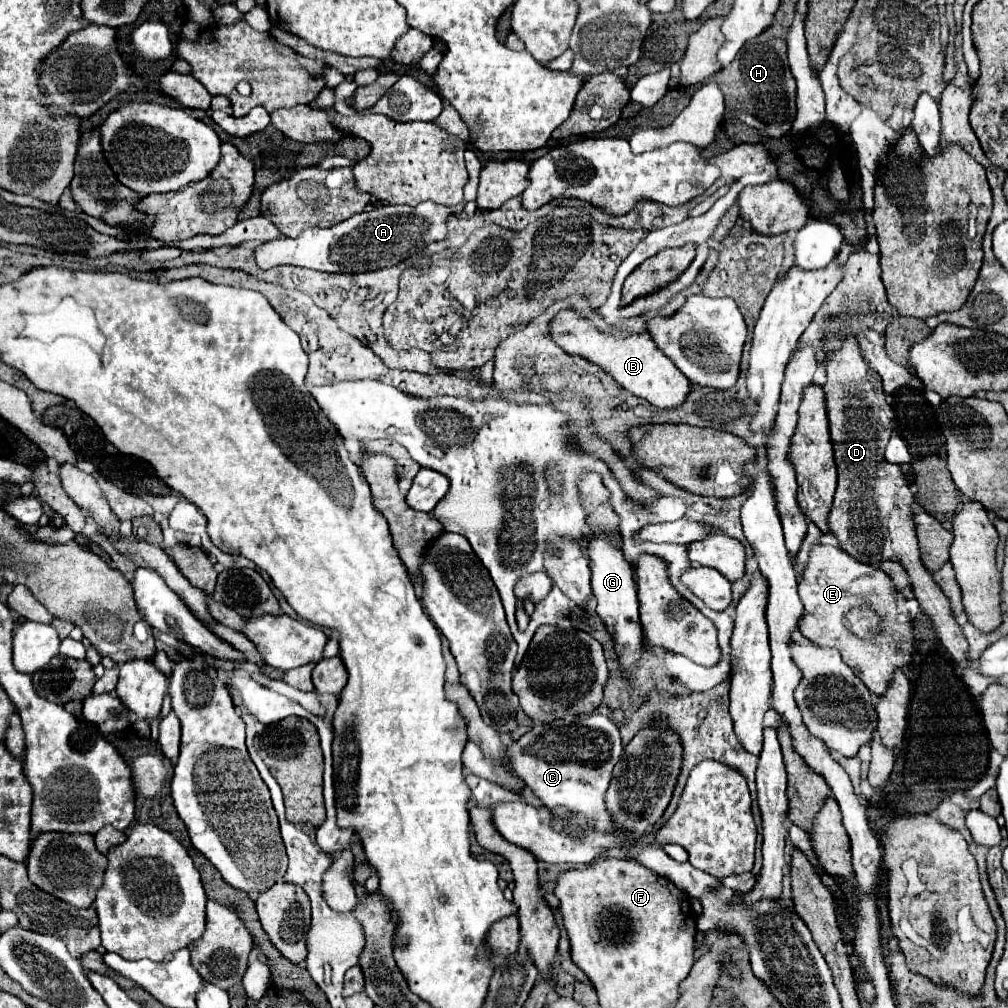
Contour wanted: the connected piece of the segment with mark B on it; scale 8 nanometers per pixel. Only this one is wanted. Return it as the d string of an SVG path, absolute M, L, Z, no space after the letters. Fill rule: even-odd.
M566 308L560 310L548 324L548 332L554 344L558 344L566 354L580 356L604 372L608 372L624 390L632 392L638 398L648 400L660 408L672 408L682 404L686 392L690 392L690 382L678 368L672 364L668 356L664 356L648 334L628 334L628 336L614 336L608 332L598 330L590 318L582 312Z

